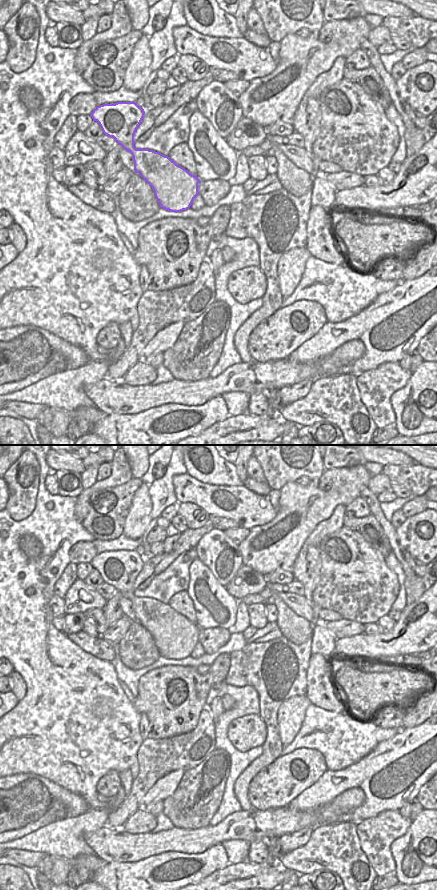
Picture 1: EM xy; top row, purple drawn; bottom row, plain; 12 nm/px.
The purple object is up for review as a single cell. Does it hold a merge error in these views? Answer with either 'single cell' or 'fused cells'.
single cell

